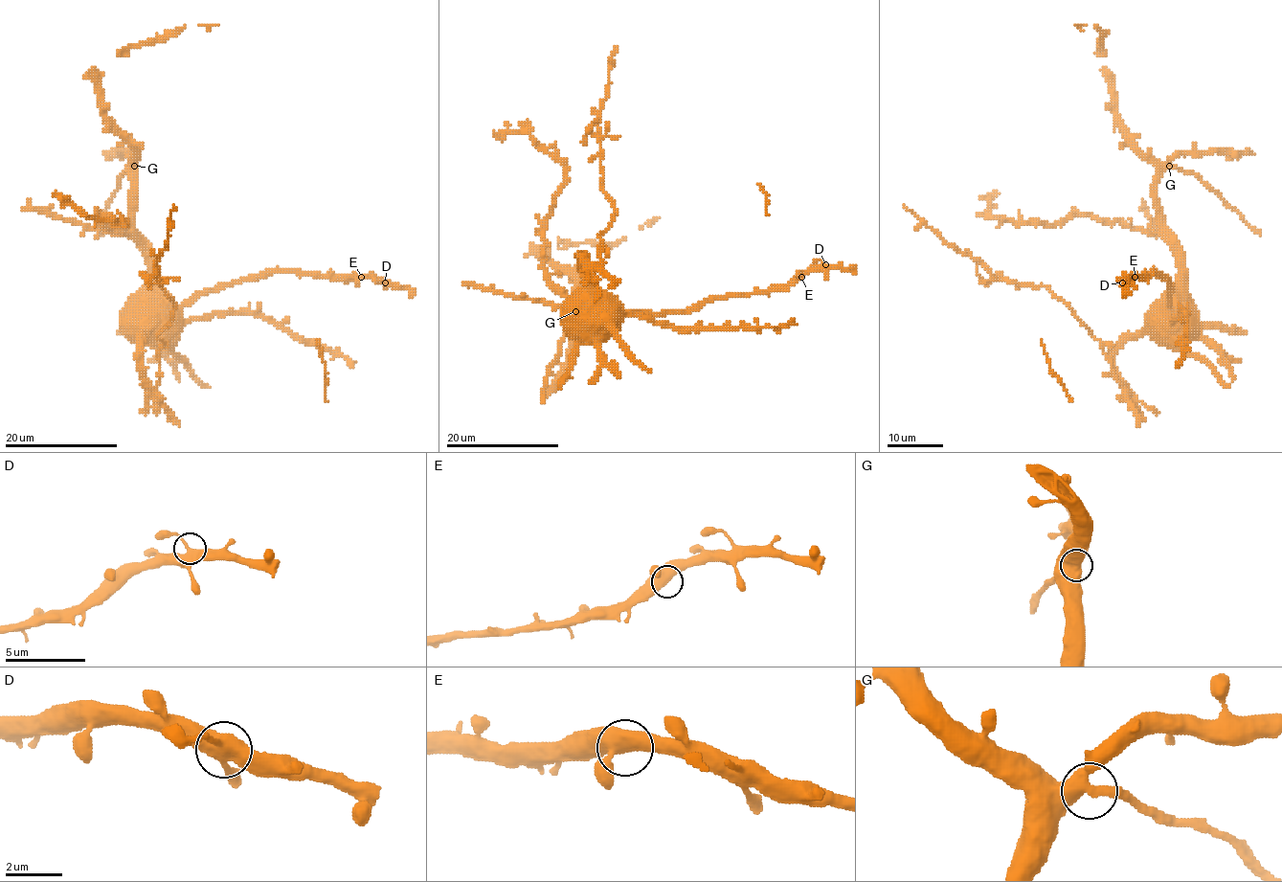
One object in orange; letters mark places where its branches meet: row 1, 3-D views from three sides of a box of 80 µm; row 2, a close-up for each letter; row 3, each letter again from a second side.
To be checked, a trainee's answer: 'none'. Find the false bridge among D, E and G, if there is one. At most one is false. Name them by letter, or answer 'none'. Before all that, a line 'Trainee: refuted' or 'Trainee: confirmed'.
Trainee: refuted
G

